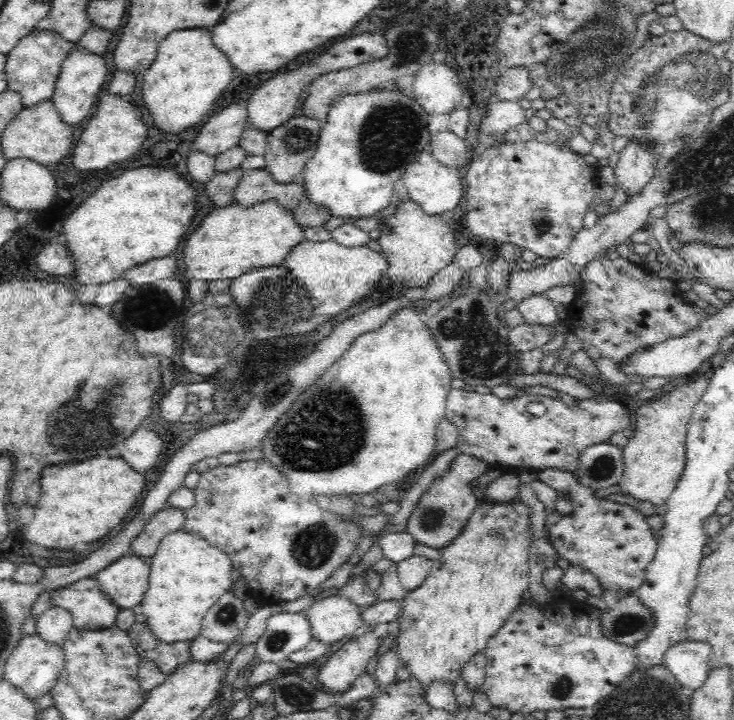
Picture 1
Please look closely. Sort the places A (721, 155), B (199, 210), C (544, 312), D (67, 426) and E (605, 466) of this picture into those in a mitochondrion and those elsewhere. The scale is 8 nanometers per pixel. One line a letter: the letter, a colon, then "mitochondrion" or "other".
A: mitochondrion
B: other
C: other
D: mitochondrion
E: mitochondrion

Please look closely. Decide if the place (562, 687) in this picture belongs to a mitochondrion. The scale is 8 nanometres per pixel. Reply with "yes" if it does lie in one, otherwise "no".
yes

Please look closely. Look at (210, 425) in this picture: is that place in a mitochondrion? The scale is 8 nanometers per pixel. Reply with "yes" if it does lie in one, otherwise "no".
no

